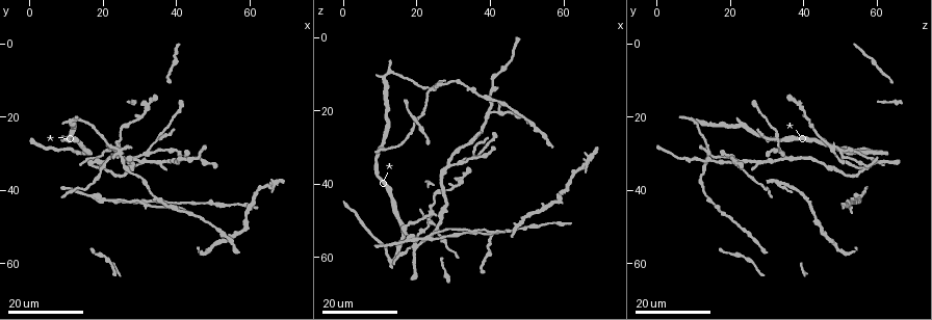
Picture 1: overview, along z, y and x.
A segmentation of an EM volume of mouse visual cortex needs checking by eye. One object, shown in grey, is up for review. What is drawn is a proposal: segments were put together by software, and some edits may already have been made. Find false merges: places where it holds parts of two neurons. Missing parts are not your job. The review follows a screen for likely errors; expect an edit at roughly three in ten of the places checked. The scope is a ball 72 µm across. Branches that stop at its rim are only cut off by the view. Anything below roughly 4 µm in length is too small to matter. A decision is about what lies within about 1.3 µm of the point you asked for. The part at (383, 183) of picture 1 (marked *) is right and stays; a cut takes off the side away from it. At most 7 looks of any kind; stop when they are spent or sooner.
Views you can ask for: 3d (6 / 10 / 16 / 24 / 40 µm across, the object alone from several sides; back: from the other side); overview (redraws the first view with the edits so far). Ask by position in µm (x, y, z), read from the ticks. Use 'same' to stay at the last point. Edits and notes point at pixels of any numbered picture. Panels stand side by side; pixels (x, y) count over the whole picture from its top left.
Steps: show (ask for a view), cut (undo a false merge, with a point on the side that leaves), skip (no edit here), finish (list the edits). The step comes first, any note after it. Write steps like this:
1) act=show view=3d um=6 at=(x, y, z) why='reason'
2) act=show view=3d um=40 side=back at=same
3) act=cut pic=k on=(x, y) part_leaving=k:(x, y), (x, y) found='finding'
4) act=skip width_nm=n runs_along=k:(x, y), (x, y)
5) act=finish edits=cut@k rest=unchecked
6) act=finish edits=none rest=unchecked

act=show view=3d um=16 at=(27.5, 34.5, 47.0) why='thick turns thin'

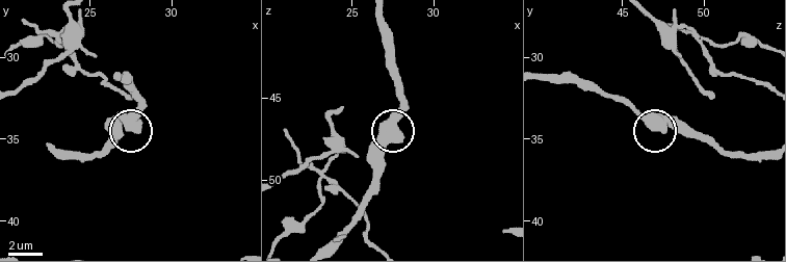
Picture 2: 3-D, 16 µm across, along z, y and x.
act=show view=3d um=10 at=same

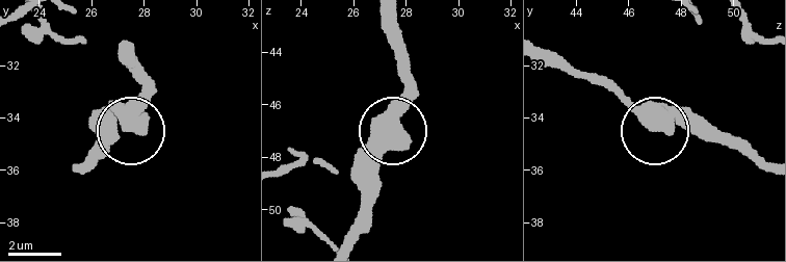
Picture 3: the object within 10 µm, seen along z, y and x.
act=show view=3d um=10 side=back at=(27.1, 33.8, 46.5)

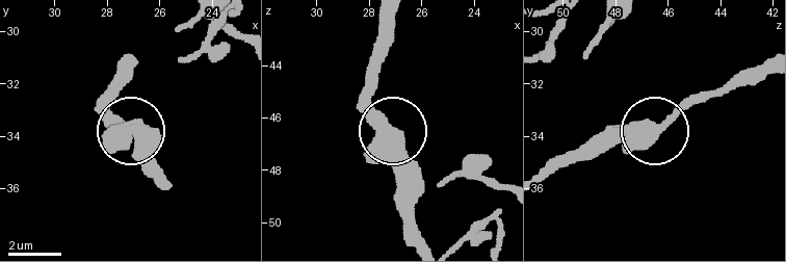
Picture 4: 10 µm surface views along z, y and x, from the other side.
act=skip runs_along=4:(422, 240), (393, 133), (364, 95) found='all the same neuron'

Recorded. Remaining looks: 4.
act=show view=3d um=16 at=(24.0, 43.0, 54.0)

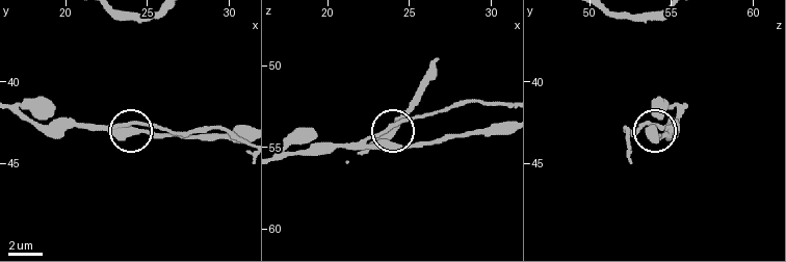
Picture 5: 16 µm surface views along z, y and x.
act=show view=3d um=10 at=(24.2, 42.6, 53.7) why='zoom in'

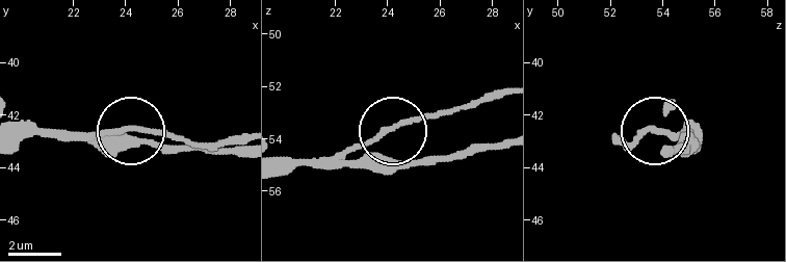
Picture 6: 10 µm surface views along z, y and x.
act=skip found='one neuron here'

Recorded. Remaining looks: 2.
act=show view=3d um=16 at=(24.0, 30.5, 14.5) why='looks like a crossing'

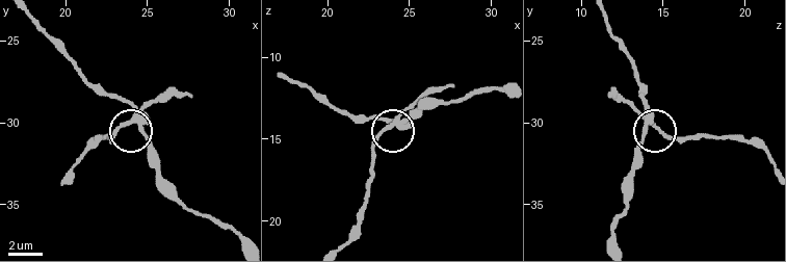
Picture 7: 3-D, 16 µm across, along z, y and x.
act=show view=3d um=6 at=(24.2, 30.0, 14.1)

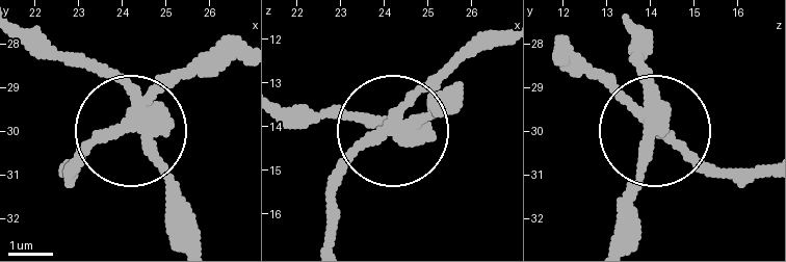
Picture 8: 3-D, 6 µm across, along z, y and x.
act=cut pic=8 on=(172, 75) part_leaving=8:(654, 111), (699, 160), (765, 167) found='two neurons meet here'

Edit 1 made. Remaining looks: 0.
act=finish edits=cut@8 rest=unchecked

